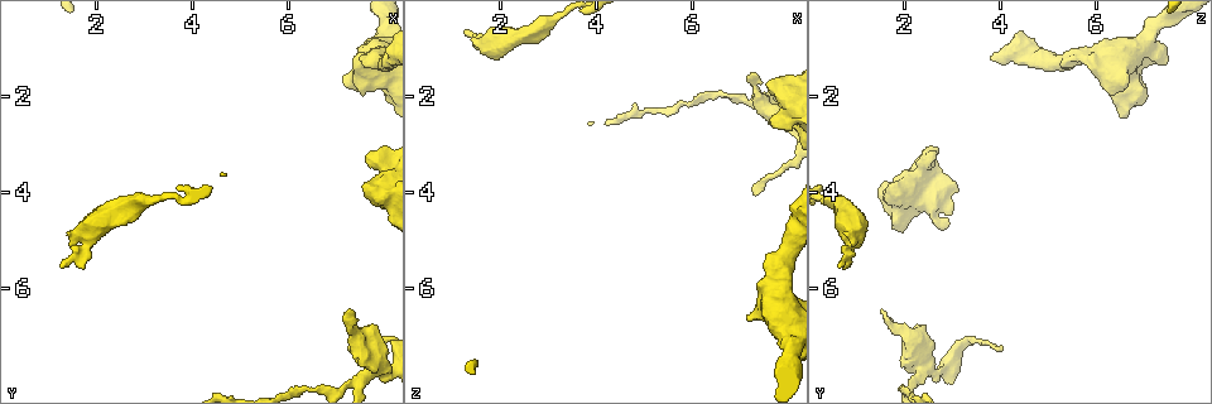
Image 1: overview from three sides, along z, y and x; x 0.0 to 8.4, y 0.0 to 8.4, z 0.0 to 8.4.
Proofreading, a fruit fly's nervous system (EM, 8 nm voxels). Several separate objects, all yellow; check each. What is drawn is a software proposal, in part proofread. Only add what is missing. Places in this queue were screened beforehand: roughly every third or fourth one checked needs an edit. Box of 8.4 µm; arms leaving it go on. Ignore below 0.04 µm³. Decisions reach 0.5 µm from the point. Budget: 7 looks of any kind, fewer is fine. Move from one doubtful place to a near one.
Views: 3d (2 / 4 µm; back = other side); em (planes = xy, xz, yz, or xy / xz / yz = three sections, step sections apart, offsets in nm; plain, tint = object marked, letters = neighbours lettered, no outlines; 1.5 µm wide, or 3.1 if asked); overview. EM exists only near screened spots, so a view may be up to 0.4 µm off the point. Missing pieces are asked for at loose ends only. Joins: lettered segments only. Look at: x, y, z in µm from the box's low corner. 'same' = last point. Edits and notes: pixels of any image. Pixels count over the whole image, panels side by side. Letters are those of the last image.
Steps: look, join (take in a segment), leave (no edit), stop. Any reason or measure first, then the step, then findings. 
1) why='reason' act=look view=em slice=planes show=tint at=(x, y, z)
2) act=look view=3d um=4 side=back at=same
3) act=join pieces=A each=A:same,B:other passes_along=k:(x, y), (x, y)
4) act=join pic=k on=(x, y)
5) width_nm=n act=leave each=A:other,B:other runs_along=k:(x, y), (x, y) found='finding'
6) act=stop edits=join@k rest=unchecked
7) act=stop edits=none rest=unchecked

why='an open end' act=look view=em slice=xy step=8 show=tint at=(7.25, 6.45, 1.50)

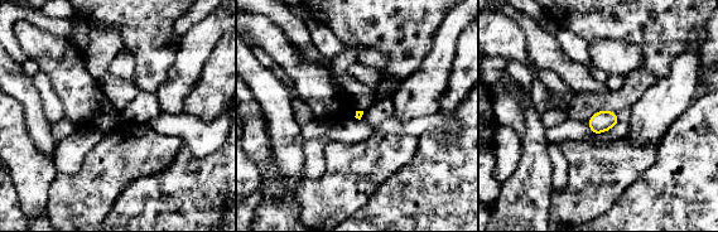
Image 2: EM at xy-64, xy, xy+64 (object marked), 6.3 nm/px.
why='cut it another way' act=look view=em slice=planes show=letters at=same

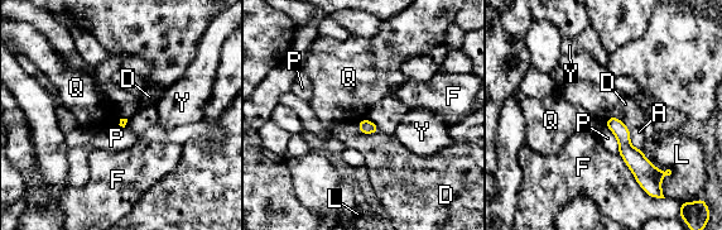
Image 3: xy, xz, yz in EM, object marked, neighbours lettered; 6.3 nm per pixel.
longest_contact=F:360nm act=leave each=A:other,D:other,F:other,L:other,P:other,Q:other,Y:other runs_along=3:(610, 121), (645, 172), (645, 183) found='no lettered segment goes on from it'

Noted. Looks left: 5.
why='thin end' act=look view=3d um=4 at=(7.25, 7.25, 4.10)

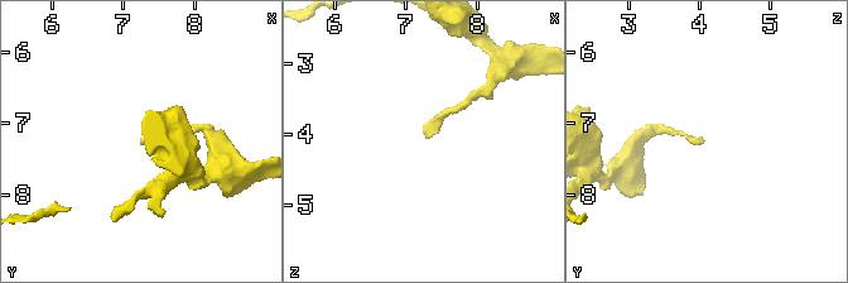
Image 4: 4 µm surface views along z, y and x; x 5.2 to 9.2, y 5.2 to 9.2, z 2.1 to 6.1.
why='shape alone is not enough' act=look view=em slice=planes show=letters at=(7.30, 7.30, 4.00)

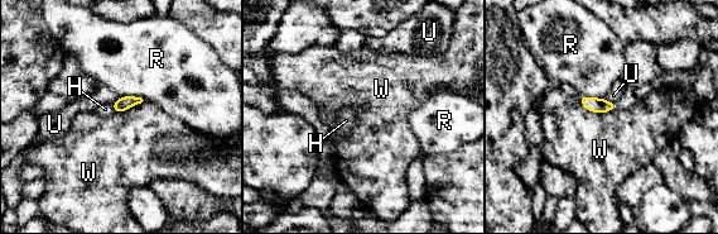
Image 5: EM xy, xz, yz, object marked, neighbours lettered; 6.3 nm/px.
width_nm=90 act=leave each=H:other,R:other,U:other,W:other border=5:(578, 98), (589, 110), (615, 110) found='none of them fits'

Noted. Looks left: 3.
why='branch stops here' act=look view=3d um=4 at=(1.25, 5.55, 0.65)

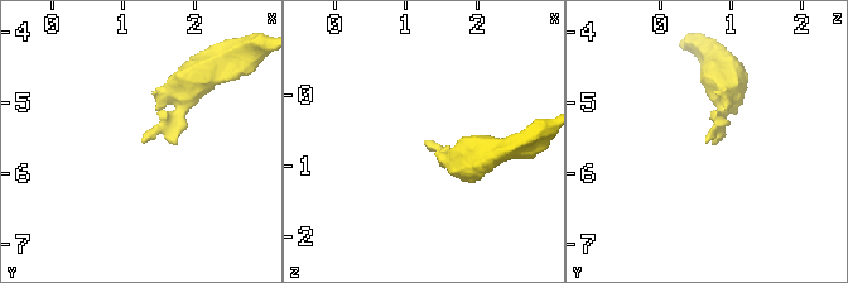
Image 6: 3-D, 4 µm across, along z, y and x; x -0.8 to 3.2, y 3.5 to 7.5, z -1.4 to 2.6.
why='now the EM' act=look view=em slice=planes show=letters at=(1.30, 5.55, 0.65)

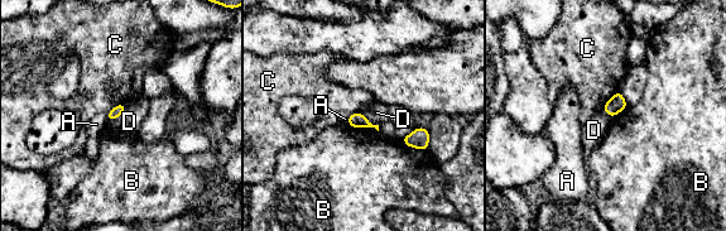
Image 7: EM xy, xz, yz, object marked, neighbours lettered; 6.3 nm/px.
act=leave each=A:other,B:other,C:other,D:other border=7:(128, 106), (116, 118), (107, 121) found='none of them fits'

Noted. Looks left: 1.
act=stop edits=none rest=unchecked

